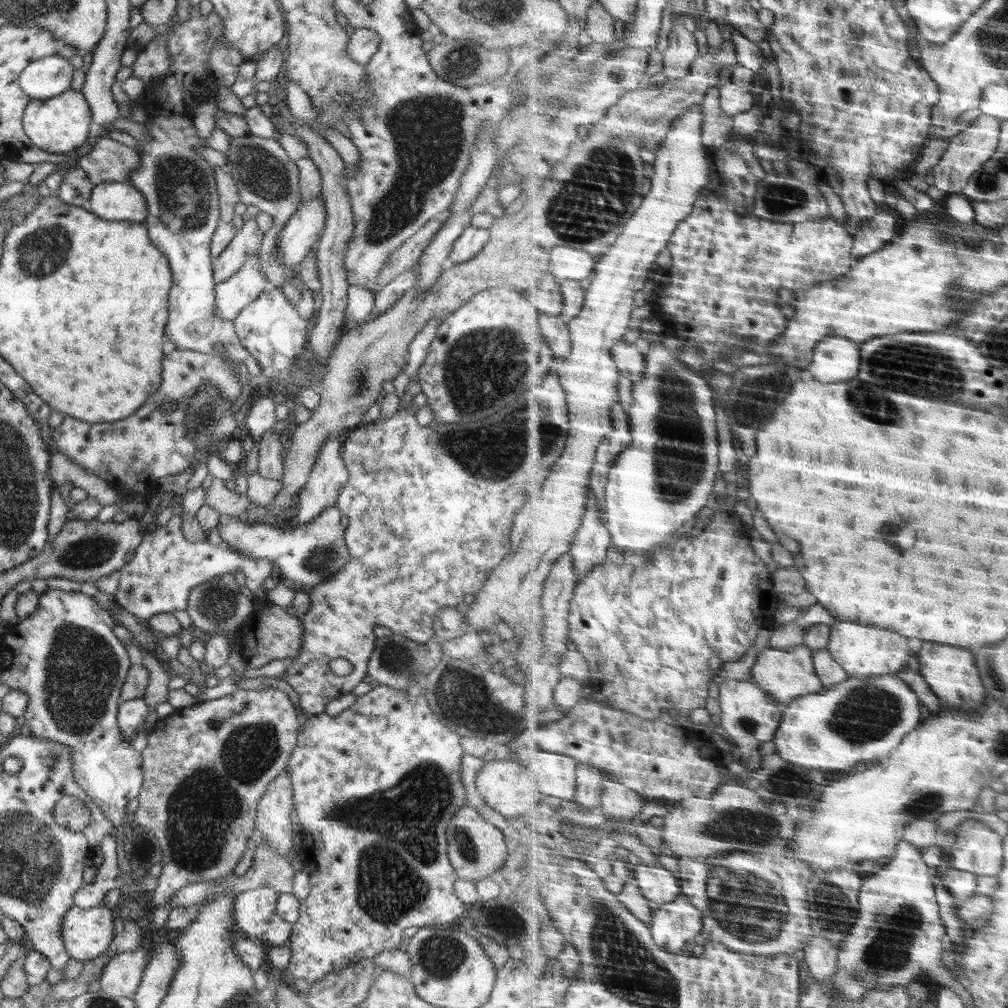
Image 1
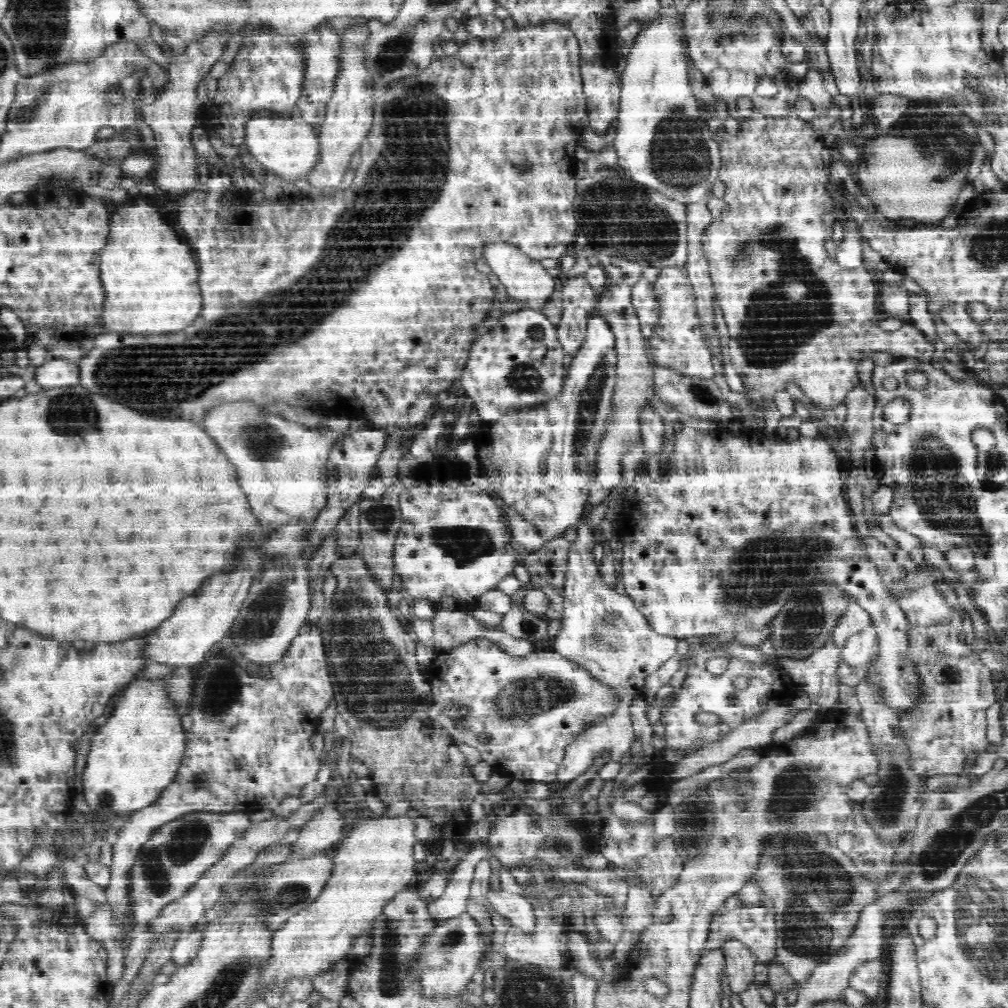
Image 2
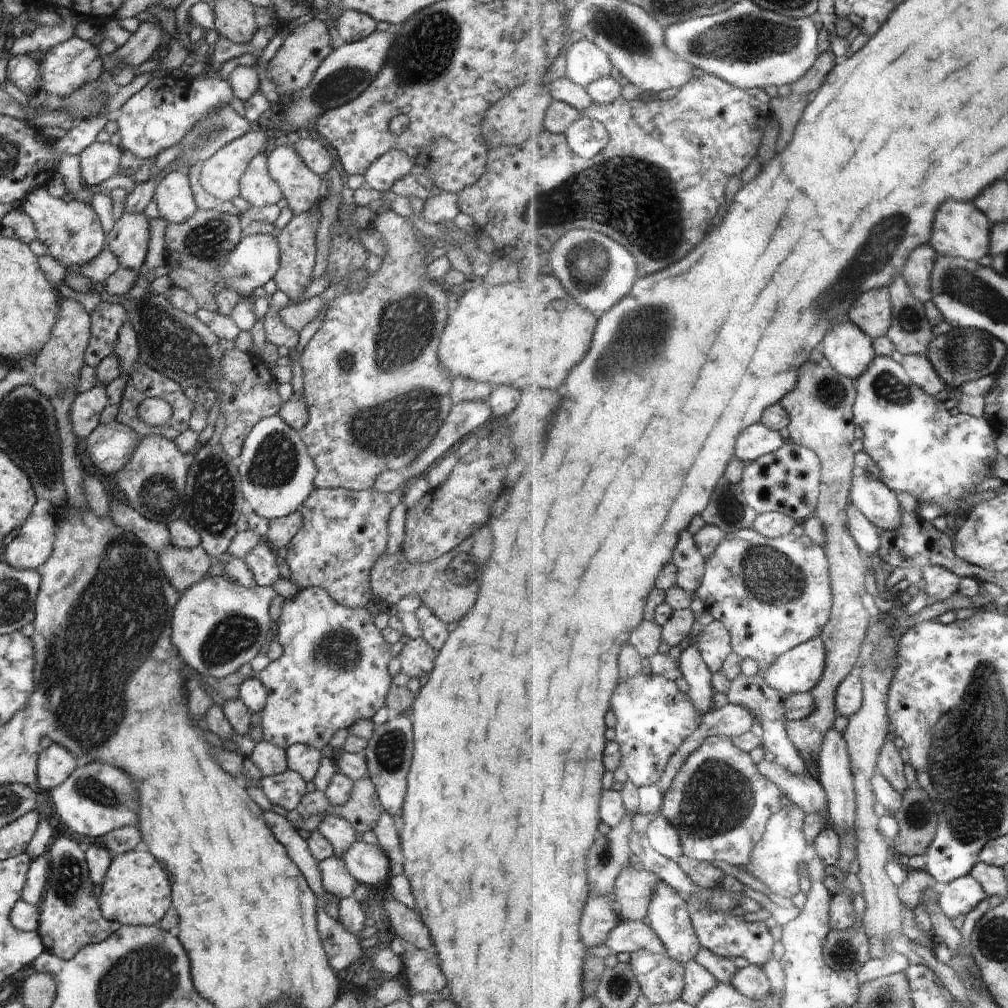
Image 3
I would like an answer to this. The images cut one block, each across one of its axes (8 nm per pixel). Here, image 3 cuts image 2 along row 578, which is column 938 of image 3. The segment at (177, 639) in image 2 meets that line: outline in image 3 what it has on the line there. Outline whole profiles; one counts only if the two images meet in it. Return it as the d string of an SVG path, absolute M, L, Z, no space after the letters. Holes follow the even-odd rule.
M946 202L946 206L942 206L942 210L938 212L938 230L934 230L931 244L939 256L964 258L978 262L986 255L991 255L993 227L989 216L974 202Z

